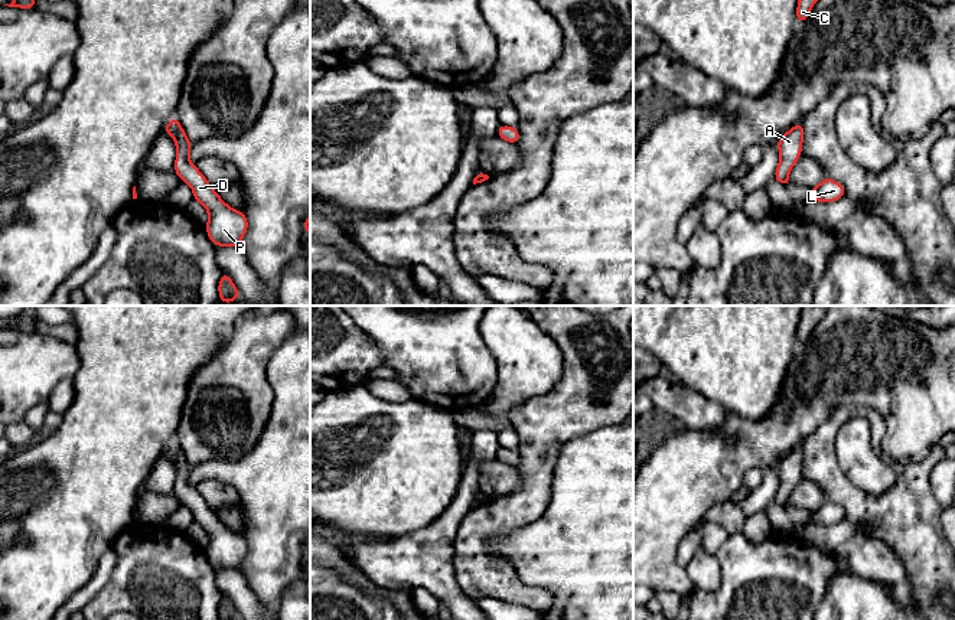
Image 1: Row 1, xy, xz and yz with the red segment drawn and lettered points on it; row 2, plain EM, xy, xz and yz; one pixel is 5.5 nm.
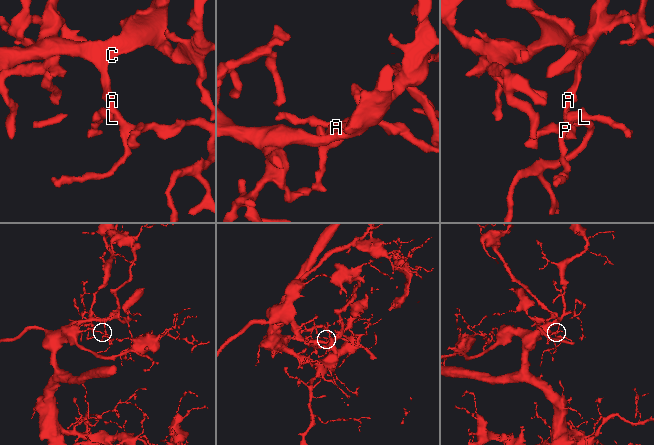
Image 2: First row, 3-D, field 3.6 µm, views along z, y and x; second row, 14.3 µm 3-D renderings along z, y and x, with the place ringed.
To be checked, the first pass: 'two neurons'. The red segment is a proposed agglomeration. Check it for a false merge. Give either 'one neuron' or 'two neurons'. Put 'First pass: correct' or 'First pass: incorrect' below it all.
one neuron
First pass: incorrect

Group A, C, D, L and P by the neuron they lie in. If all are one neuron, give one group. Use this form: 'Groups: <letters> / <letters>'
Groups: A C D L P

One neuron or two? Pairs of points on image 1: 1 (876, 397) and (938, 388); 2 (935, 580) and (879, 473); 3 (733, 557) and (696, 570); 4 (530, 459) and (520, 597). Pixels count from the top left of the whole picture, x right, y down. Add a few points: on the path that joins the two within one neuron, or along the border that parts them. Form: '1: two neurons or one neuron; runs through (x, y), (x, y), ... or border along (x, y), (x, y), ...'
1: one neuron; runs through (892, 392), (900, 384), (915, 384), (922, 388)
2: two neurons; border along (896, 475), (885, 493), (869, 495), (854, 486)
3: two neurons; border along (716, 554), (720, 586), (700, 590)
4: one neuron; runs through (524, 493), (479, 538), (479, 557), (485, 563)

